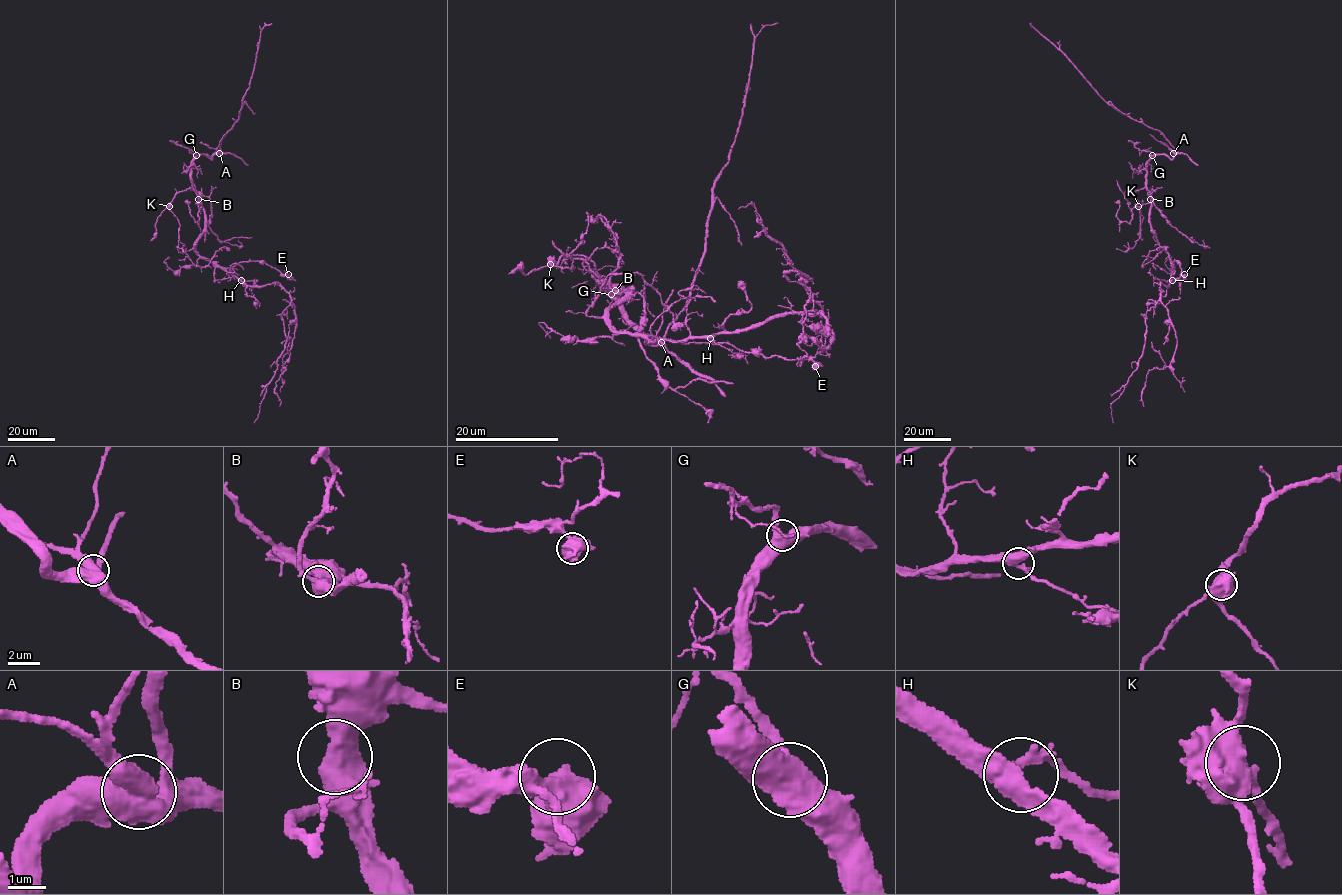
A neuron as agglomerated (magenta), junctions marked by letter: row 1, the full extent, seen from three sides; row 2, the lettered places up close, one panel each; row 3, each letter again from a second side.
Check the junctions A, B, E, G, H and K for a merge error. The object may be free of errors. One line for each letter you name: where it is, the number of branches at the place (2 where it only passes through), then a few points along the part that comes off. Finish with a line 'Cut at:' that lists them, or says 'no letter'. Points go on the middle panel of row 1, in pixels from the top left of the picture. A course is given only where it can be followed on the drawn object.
A: (661, 342) | 3 | (661, 342), (657, 331), (662, 322), (663, 305), (674, 289)
Cut at: A

